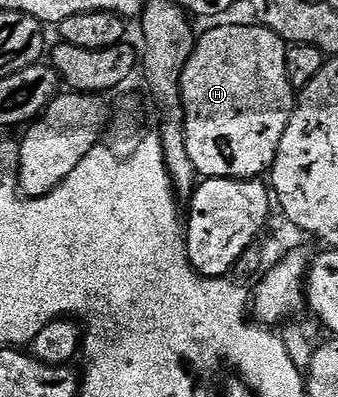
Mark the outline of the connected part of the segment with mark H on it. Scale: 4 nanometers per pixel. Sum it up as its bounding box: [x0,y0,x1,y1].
[183,24,296,180]

